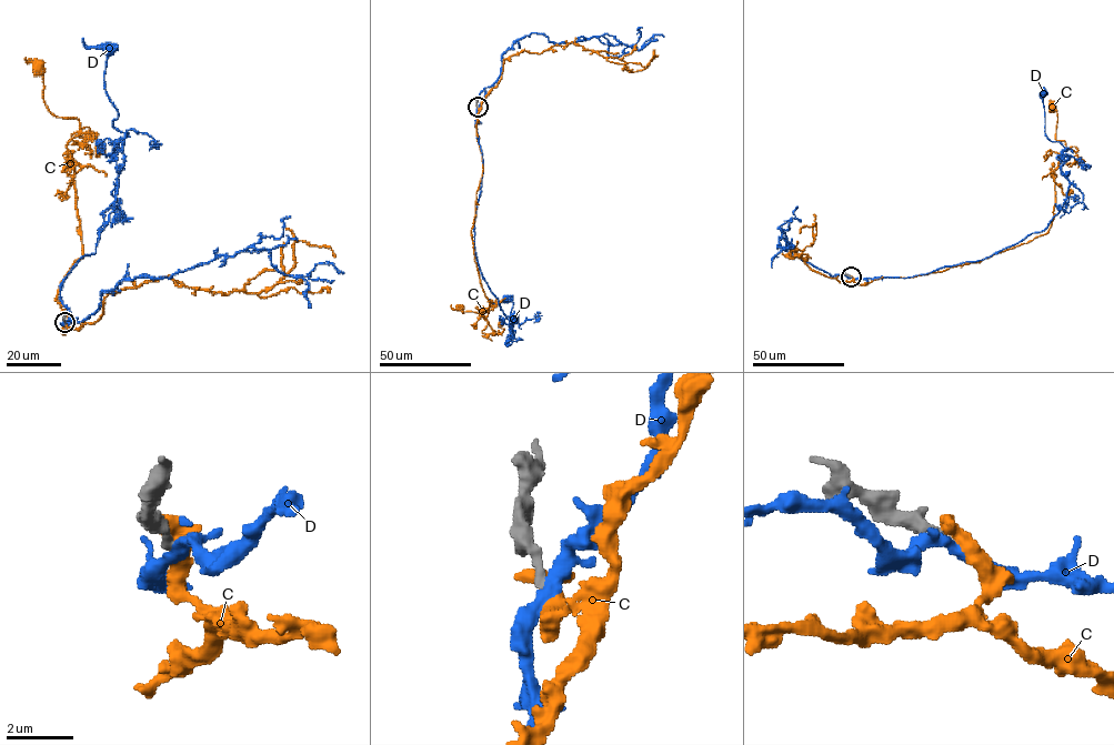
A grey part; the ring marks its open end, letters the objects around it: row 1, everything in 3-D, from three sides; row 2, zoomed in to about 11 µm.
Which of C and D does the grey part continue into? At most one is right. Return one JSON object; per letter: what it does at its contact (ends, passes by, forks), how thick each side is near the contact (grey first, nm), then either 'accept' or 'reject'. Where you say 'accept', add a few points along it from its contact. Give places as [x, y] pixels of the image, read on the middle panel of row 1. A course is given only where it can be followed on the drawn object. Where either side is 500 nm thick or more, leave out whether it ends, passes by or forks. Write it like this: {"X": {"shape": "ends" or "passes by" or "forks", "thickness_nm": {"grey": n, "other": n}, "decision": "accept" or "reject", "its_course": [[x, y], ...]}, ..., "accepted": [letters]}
{"C": {"thickness_nm": {"grey": 320, "other": 600}, "decision": "reject"}, "D": {"shape": "forks", "thickness_nm": {"grey": 260, "other": 300}, "decision": "reject"}, "accepted": []}

